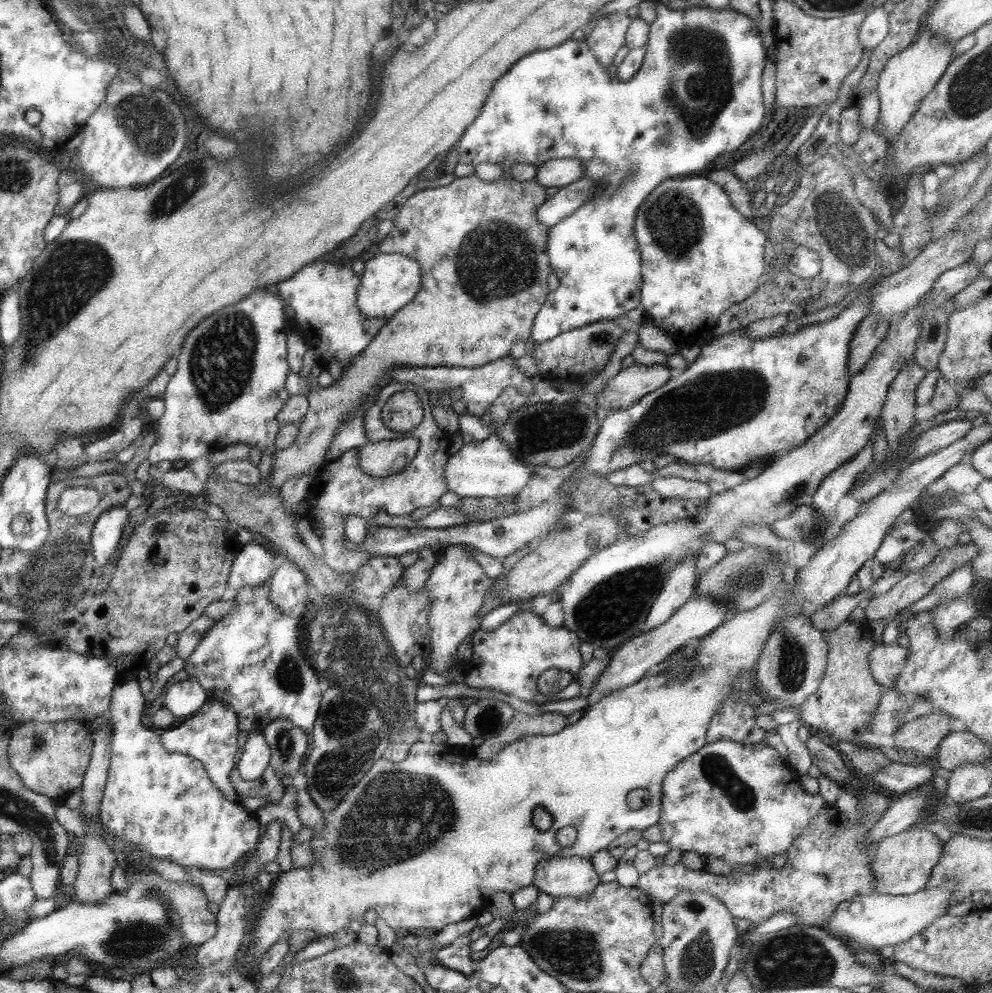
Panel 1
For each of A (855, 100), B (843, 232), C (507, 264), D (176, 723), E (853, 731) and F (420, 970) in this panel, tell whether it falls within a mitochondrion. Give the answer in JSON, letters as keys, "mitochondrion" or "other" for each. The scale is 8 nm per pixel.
{"A":"other","B":"mitochondrion","C":"mitochondrion","D":"other","E":"mitochondrion","F":"other"}

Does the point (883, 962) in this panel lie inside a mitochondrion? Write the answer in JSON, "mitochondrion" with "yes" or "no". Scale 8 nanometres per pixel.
{"mitochondrion":"no"}

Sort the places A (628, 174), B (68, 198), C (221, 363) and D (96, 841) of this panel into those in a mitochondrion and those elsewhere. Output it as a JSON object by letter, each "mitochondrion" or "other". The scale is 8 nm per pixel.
{"A":"mitochondrion","B":"other","C":"mitochondrion","D":"other"}

